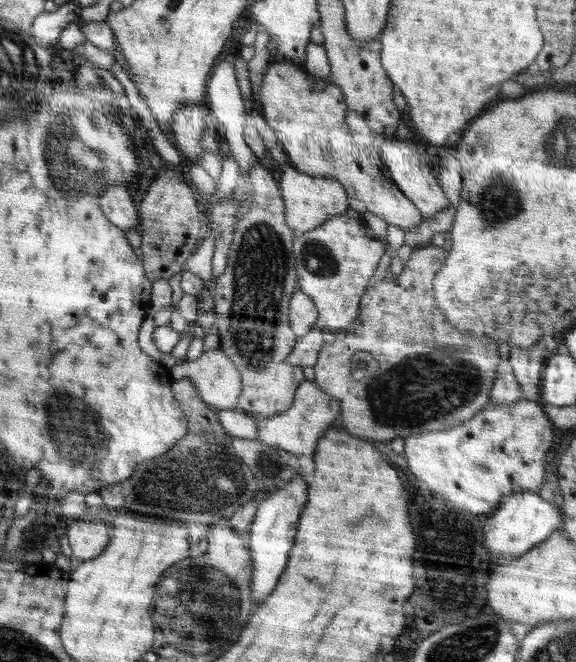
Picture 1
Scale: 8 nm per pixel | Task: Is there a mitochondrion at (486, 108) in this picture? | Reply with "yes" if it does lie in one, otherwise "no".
no

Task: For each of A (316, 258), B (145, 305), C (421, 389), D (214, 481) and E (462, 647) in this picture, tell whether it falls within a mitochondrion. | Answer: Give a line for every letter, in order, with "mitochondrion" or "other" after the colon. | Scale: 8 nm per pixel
A: mitochondrion
B: other
C: mitochondrion
D: mitochondrion
E: mitochondrion

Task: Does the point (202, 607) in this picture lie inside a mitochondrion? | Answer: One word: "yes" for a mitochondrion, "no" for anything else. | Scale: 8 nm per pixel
yes

